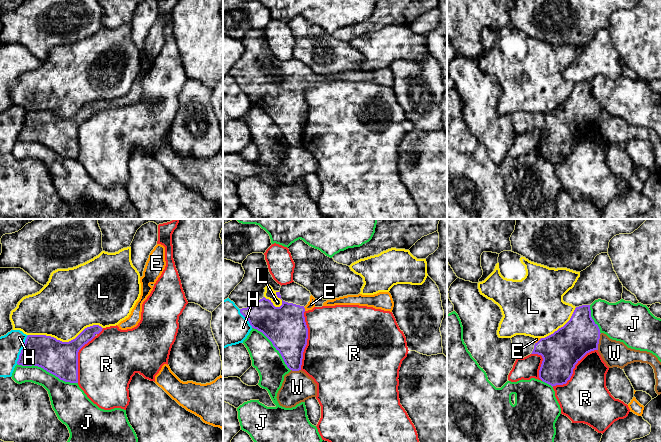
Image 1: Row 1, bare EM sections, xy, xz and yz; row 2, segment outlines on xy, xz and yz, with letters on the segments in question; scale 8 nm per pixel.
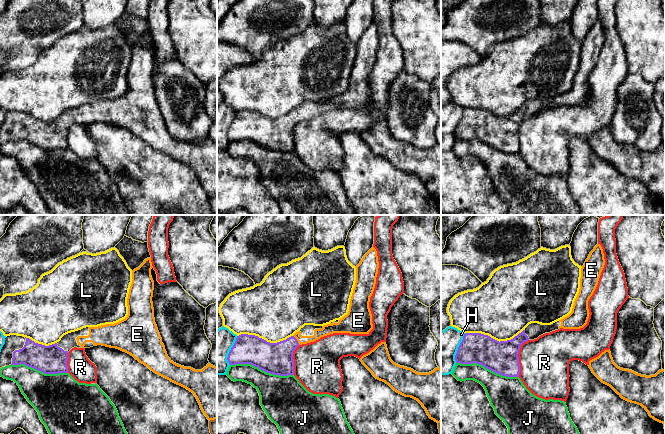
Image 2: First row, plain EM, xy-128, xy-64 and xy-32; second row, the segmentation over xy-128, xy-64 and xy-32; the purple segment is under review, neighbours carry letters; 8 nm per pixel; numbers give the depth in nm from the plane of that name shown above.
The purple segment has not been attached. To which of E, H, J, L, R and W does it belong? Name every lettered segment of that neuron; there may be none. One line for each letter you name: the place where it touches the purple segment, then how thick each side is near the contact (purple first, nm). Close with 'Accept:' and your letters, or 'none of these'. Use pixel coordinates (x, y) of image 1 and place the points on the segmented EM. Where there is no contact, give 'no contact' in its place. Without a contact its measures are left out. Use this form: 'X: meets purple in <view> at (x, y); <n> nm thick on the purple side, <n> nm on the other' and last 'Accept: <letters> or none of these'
E: meets purple in xz at (304, 309); 320 nm thick on the purple side, 60 nm on the other
Accept: E

